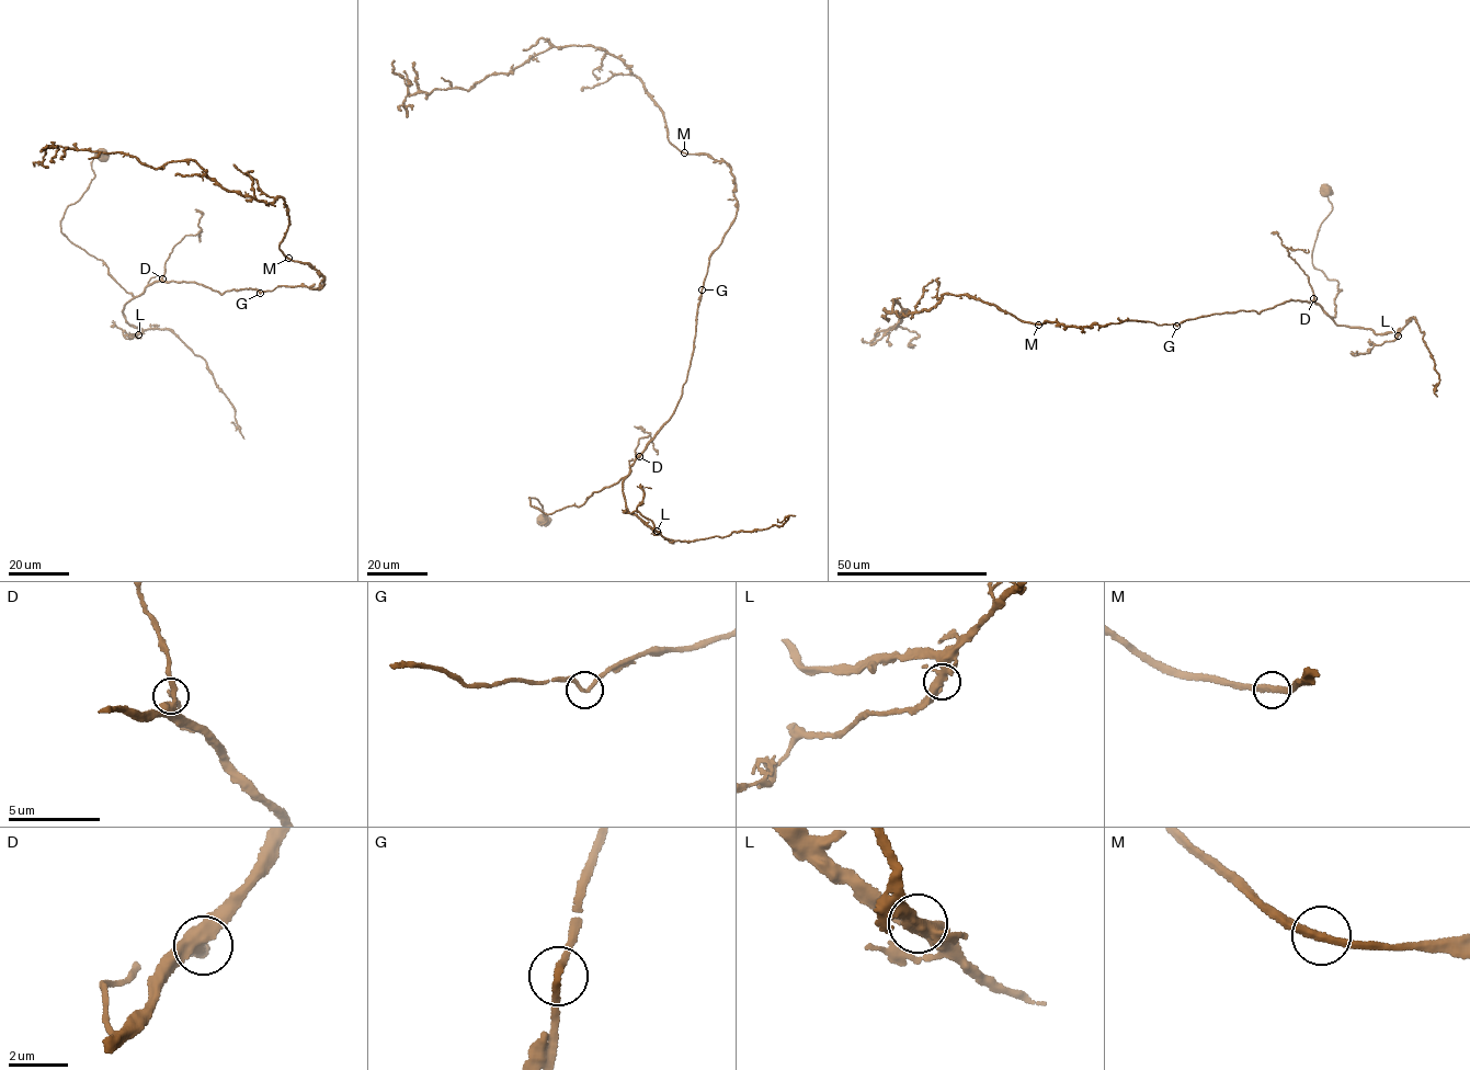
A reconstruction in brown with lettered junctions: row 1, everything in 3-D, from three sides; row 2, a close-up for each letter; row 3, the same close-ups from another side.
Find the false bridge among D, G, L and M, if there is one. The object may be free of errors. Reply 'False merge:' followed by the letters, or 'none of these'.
False merge: none of these

